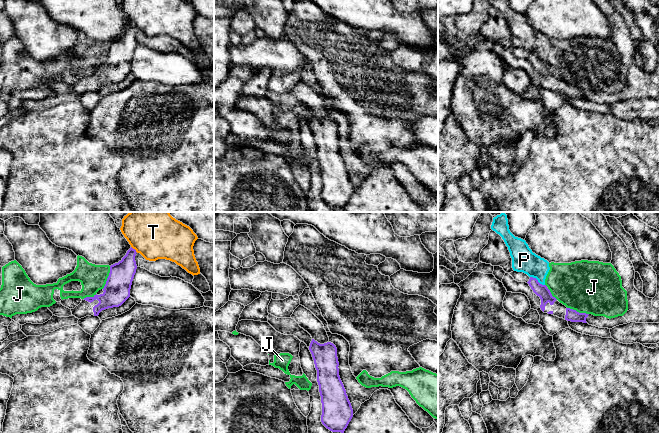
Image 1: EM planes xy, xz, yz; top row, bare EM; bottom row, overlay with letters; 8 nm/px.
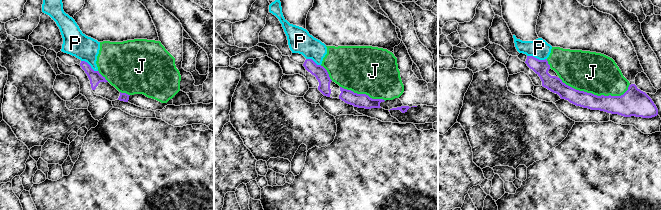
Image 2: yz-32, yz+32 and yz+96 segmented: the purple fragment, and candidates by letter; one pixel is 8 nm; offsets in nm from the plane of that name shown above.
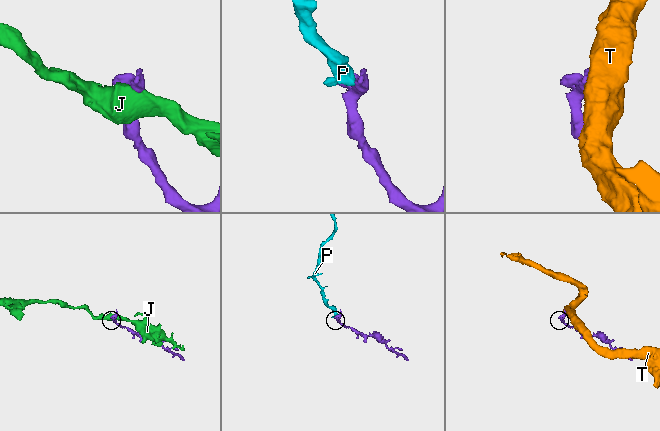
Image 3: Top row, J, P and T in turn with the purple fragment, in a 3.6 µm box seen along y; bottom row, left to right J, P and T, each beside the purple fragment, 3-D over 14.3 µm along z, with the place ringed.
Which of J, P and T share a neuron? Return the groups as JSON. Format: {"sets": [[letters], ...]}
{"sets": [["J", "P"], ["T"]]}

